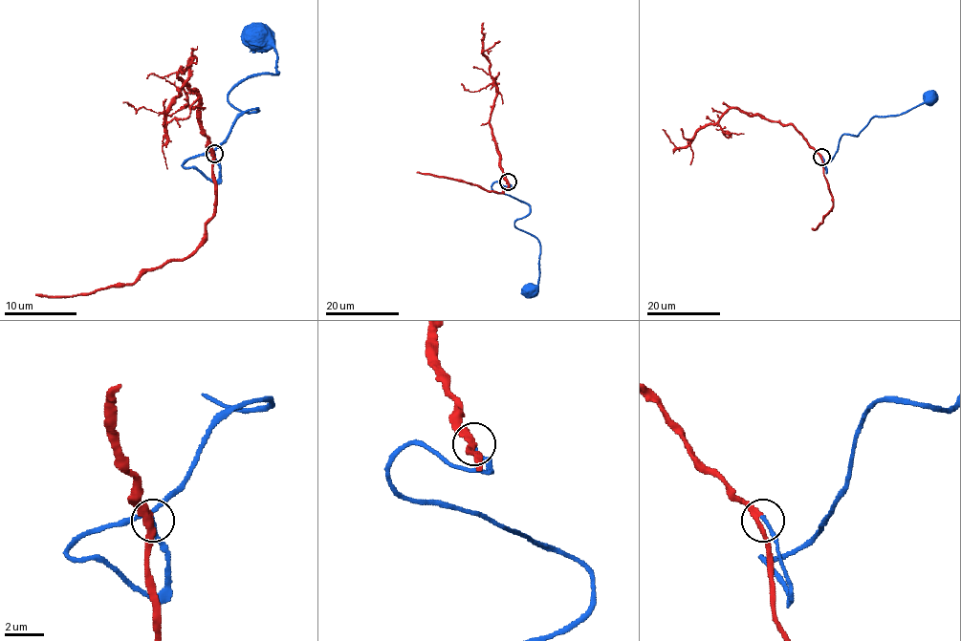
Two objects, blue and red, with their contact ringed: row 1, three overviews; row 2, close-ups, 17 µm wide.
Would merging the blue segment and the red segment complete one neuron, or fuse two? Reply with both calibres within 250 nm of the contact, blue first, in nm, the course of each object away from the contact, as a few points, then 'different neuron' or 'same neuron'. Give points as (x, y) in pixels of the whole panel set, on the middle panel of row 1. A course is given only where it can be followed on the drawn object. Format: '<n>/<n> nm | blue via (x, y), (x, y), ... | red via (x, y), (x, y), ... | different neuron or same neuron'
200/300 nm | blue via (508, 181), (491, 189), (527, 203), (514, 225), (540, 246), (531, 290) | red via (508, 181), (501, 169), (500, 155), (489, 120), (496, 90), (490, 63), (484, 54), (484, 22) | same neuron

